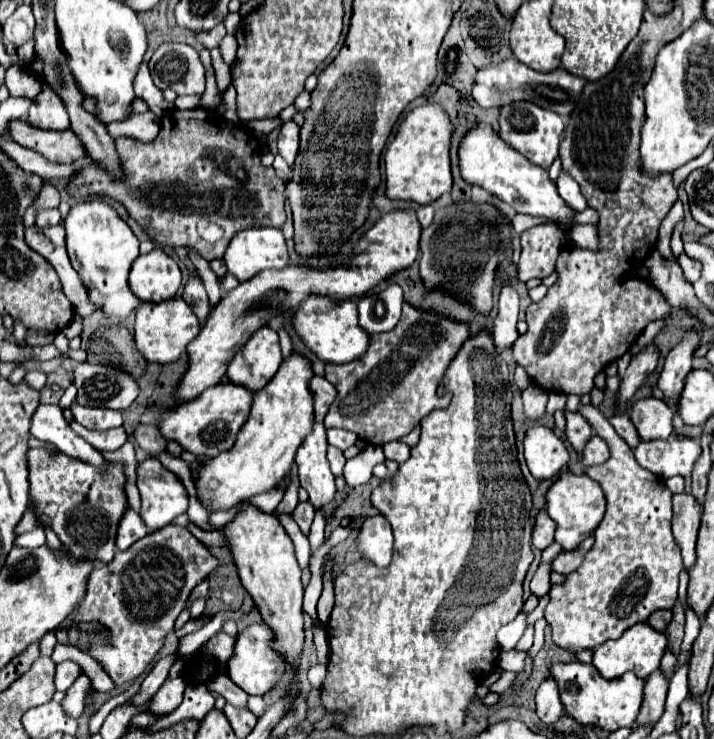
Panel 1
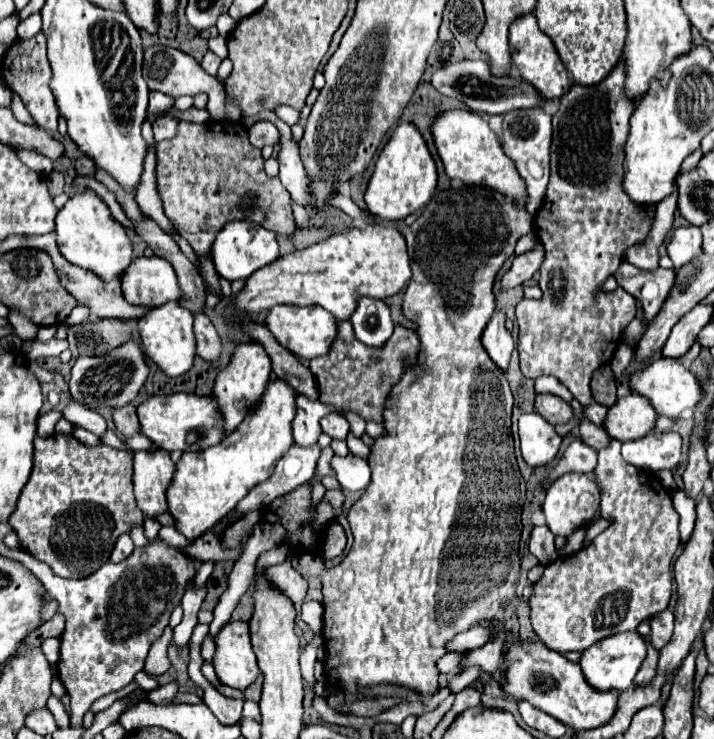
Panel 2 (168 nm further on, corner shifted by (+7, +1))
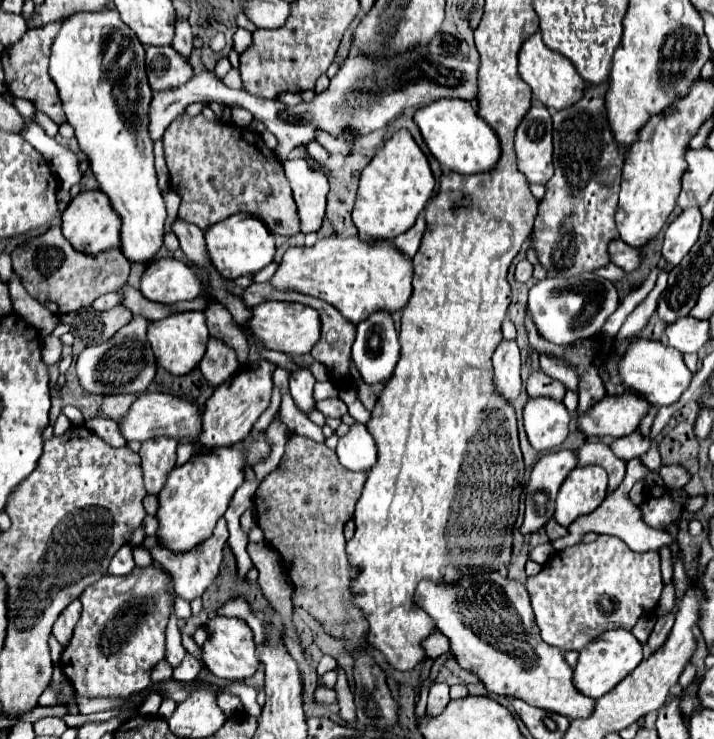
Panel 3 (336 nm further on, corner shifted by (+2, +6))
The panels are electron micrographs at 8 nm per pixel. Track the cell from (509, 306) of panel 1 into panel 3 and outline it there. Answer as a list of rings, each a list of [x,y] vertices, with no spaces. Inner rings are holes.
[[[502,341],[502,345],[494,351],[492,357],[494,363],[494,391],[506,399],[508,403],[514,403],[522,391],[522,379],[520,379],[520,351],[516,341]]]

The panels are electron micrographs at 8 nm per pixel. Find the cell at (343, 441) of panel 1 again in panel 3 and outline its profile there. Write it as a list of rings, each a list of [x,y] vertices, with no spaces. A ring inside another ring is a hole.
[[[330,397],[330,399],[324,399],[324,401],[318,401],[318,411],[322,411],[326,417],[342,417],[344,413],[348,413],[346,409],[346,403],[340,399],[340,397]]]

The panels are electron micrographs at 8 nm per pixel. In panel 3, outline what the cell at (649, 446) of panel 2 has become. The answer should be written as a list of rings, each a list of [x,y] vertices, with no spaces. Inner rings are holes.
[[[638,431],[632,433],[632,435],[626,435],[626,437],[620,437],[620,439],[612,439],[610,445],[612,453],[624,461],[628,459],[634,459],[634,457],[640,457],[642,453],[648,451],[650,447],[650,439],[642,437]]]

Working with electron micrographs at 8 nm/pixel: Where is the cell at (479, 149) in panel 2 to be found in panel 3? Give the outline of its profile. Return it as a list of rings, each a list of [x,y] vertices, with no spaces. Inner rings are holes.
[[[438,99],[426,107],[420,107],[414,113],[414,121],[438,163],[456,173],[472,175],[490,171],[500,159],[500,145],[496,133],[478,117],[476,109],[468,101]]]

